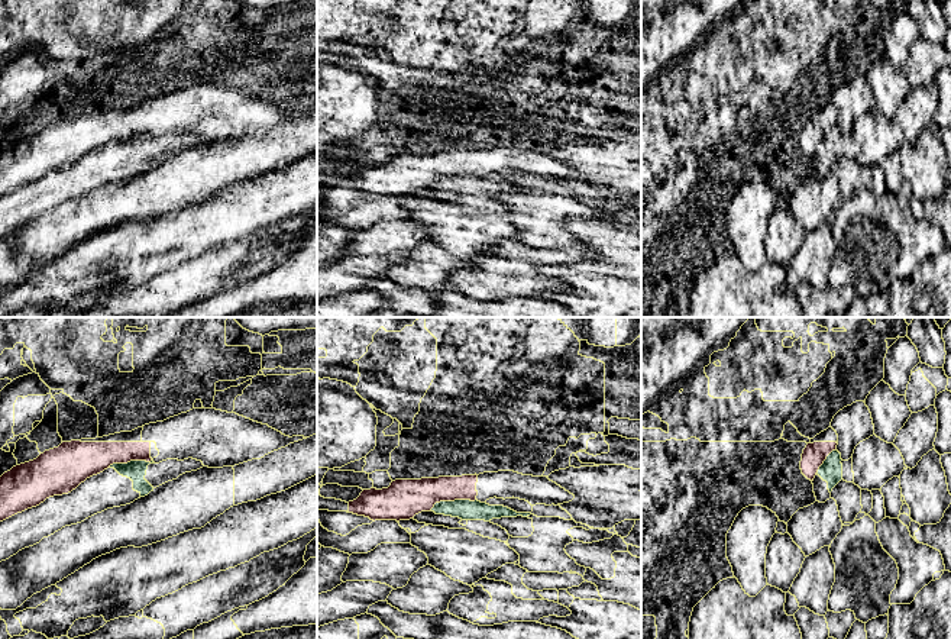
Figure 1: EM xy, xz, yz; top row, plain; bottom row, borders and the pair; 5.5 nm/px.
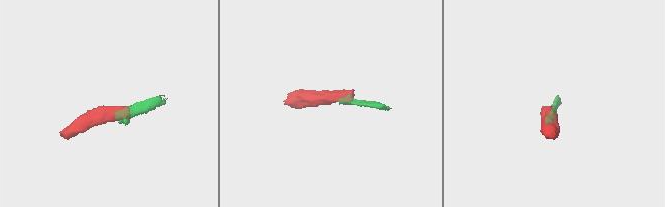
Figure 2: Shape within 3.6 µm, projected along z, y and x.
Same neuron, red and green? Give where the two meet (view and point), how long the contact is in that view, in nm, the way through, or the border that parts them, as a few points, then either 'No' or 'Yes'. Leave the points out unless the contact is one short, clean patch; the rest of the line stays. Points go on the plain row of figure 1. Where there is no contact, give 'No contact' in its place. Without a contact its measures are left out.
Touches red at xz (452, 176). Shared border 260 nm. Boundary: xz (475, 174), (440, 176), (430, 184). No

